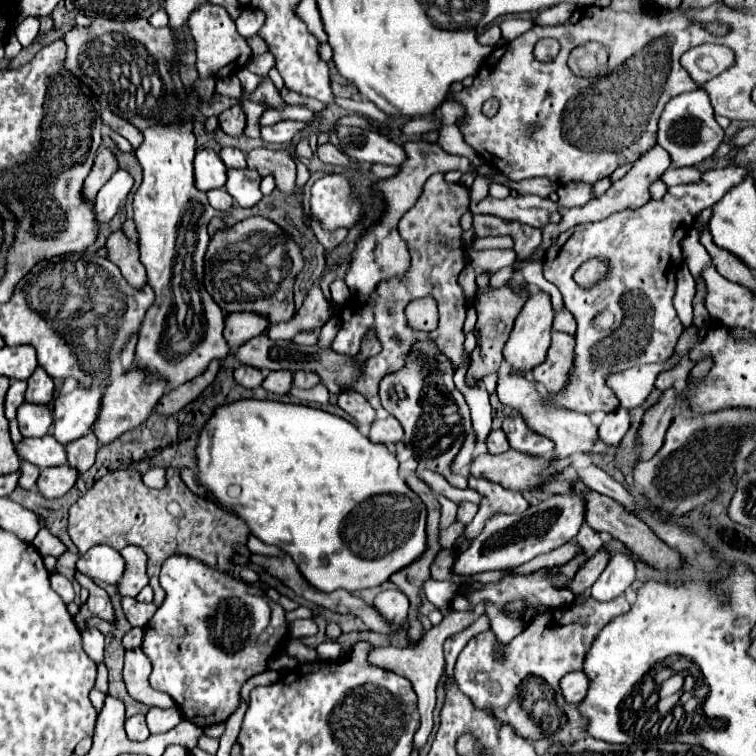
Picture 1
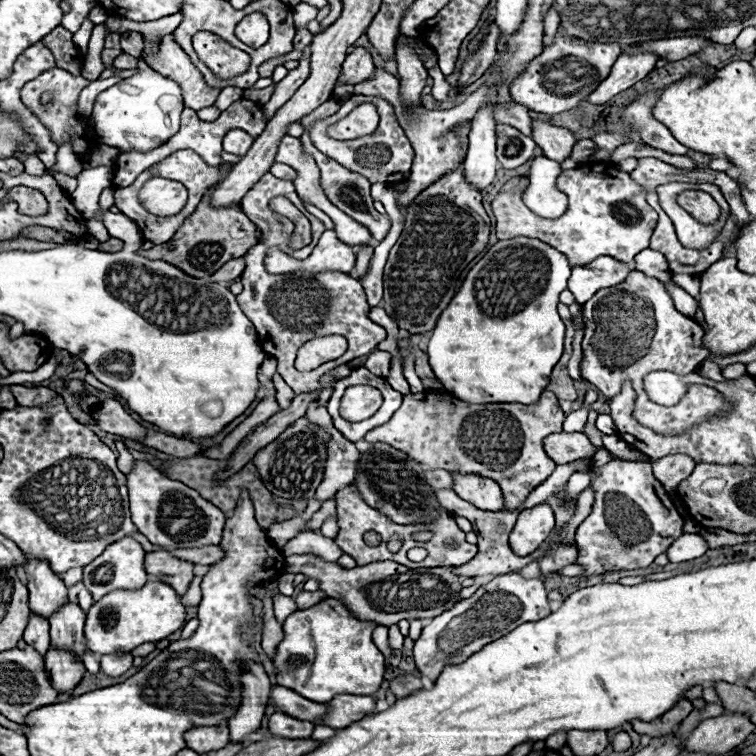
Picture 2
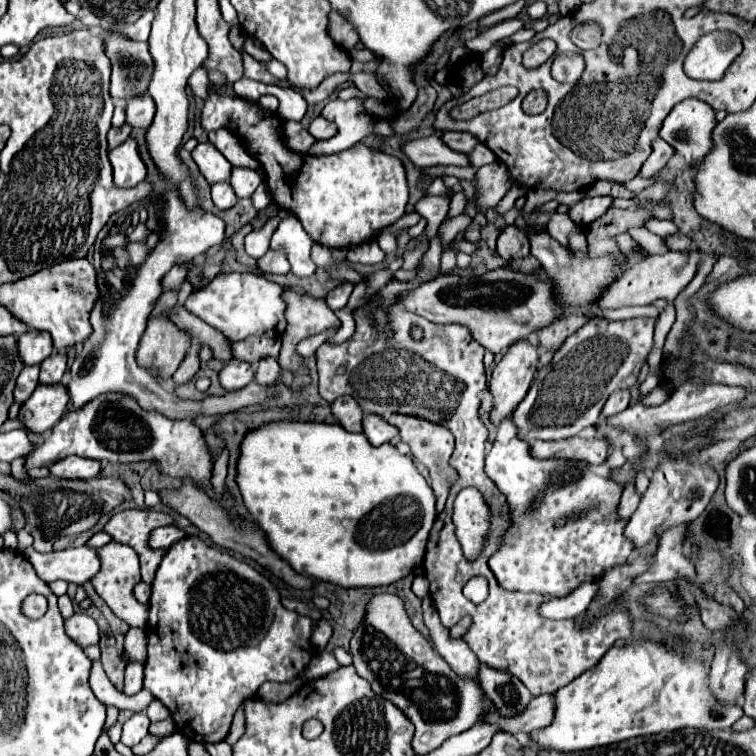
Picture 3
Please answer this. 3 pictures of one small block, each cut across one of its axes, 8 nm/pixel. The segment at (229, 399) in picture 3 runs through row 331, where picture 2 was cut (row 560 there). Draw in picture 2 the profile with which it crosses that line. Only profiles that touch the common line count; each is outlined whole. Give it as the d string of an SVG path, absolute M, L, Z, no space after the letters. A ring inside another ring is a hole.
M126 536L124 540L110 544L96 560L92 560L88 566L84 566L84 584L90 590L90 594L94 596L94 600L100 600L102 596L106 596L112 590L138 590L138 588L142 588L148 580L146 570L144 570L144 556L146 556L146 552L142 550L142 546L134 538ZM98 572L102 576L100 580L106 580L106 582L100 582L96 578Z

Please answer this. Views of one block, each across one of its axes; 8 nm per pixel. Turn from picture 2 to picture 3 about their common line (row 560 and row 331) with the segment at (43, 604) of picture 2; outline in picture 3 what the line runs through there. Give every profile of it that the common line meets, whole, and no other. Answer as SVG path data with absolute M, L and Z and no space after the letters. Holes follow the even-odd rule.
M28 330L18 338L18 348L20 358L24 360L26 366L40 364L54 352L52 338L48 336L48 332L34 332L34 330Z

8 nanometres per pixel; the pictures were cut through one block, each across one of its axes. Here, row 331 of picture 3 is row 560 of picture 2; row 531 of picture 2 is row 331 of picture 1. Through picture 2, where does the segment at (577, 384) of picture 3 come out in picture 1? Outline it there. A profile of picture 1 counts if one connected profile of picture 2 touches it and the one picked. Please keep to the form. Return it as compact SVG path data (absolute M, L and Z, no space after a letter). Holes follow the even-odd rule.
M722 168L722 170L708 170L702 174L698 184L684 184L684 186L672 186L668 188L666 196L662 200L650 200L648 204L636 208L636 210L624 210L616 212L600 222L588 222L578 224L566 232L562 232L554 244L544 254L544 278L558 286L558 290L564 296L566 308L572 312L572 316L578 322L576 332L576 376L572 376L572 384L568 384L566 392L560 396L552 396L552 402L576 412L612 412L618 408L618 400L614 392L604 384L604 376L612 372L620 372L638 364L654 364L654 362L666 362L676 348L676 342L684 330L676 308L672 304L676 294L676 270L682 266L682 250L680 240L684 238L682 230L688 230L688 226L694 226L696 216L708 208L714 206L730 188L740 184L754 168ZM590 258L606 258L610 262L610 274L606 280L596 284L592 290L582 290L572 280L572 274L576 268L590 260Z

